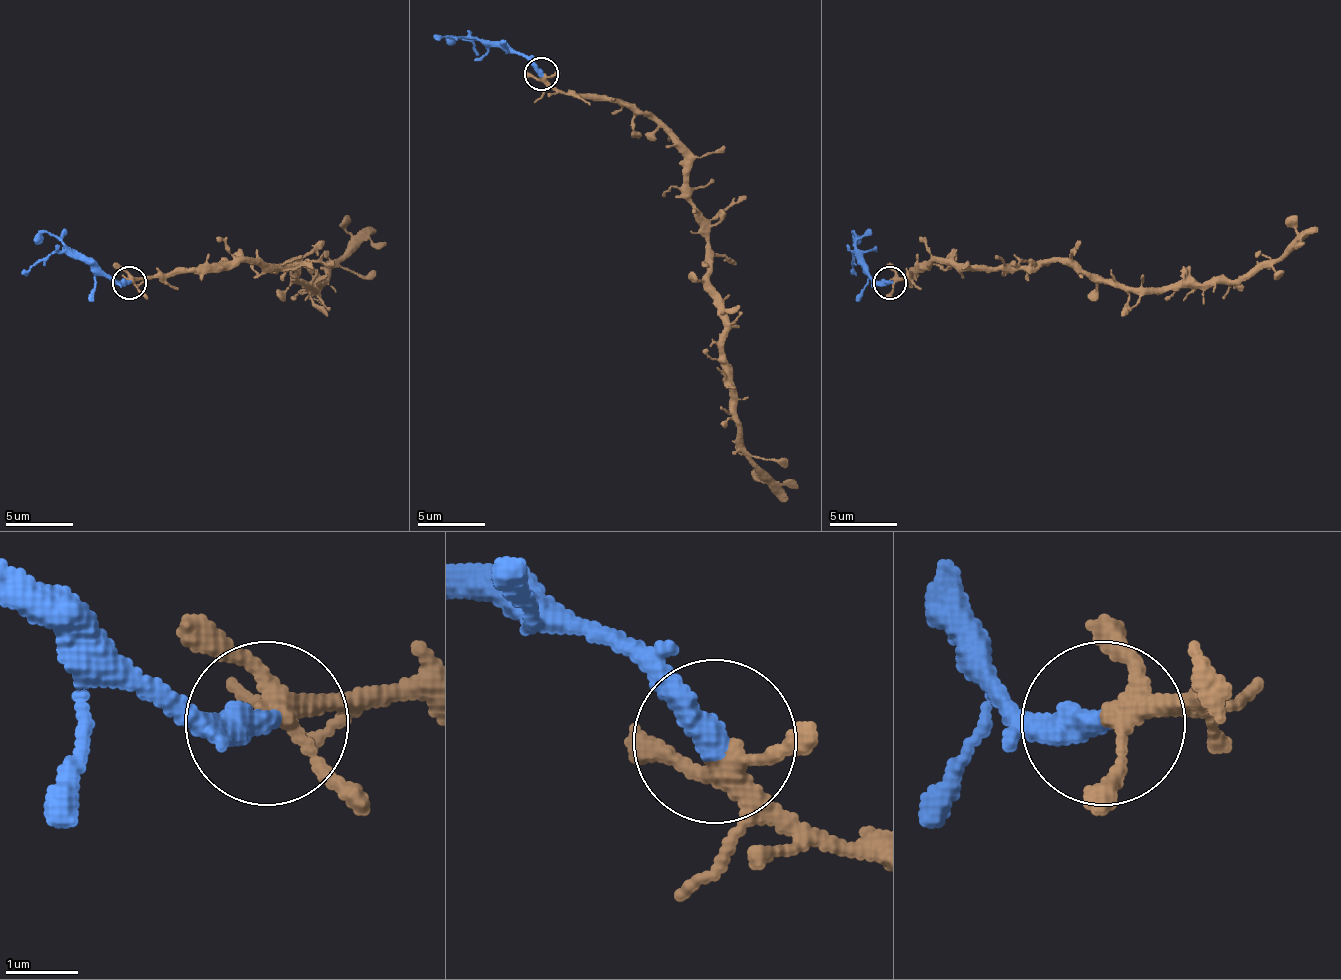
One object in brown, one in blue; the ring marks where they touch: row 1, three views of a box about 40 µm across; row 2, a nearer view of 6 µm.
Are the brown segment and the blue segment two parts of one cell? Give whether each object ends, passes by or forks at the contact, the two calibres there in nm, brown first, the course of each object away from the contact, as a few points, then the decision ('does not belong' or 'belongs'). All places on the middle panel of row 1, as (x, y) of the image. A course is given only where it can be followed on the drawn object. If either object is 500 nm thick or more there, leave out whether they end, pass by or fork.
brown forks; blue ends; calibres 240 and 400 nm; course brown (540, 74), (634, 104), (684, 158), (731, 420), (788, 500); course blue (540, 74), (527, 61), (476, 37), (433, 34); belongs

